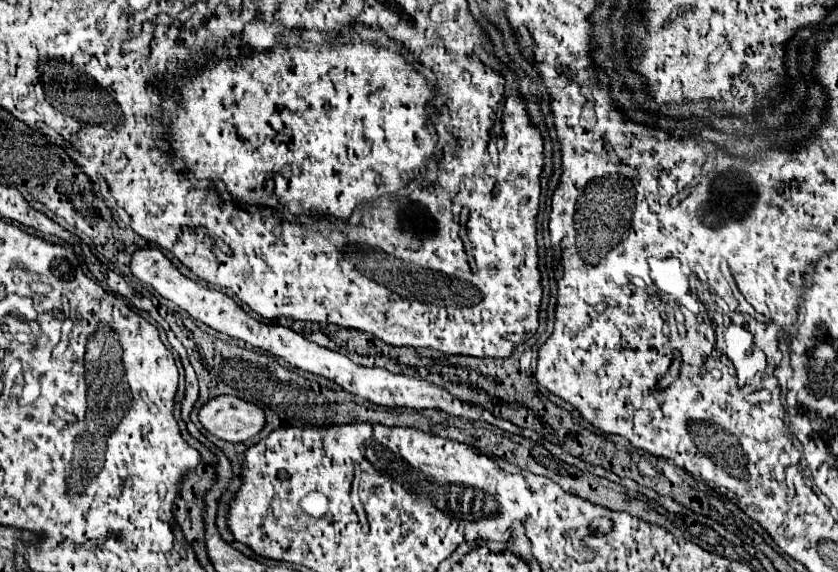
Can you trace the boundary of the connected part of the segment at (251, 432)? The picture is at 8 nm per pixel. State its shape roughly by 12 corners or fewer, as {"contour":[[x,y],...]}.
{"contour":[[221,395],[199,409],[215,437],[255,437],[265,415],[249,401]]}

